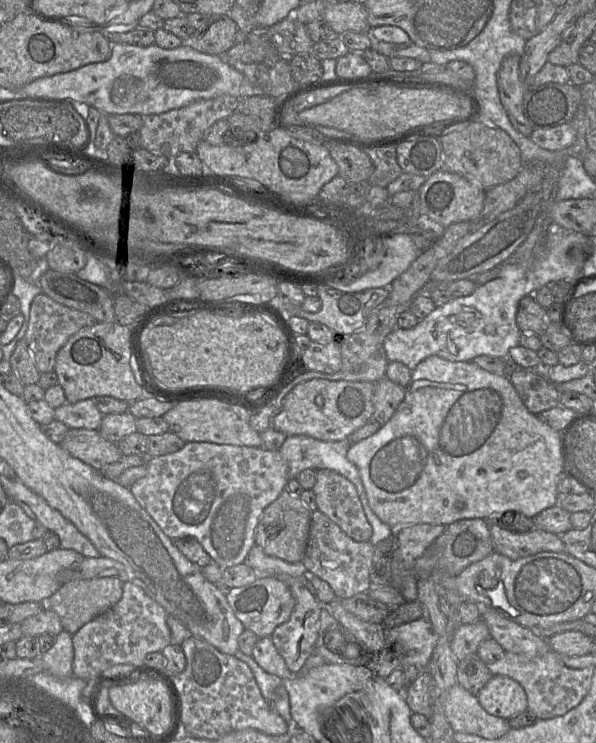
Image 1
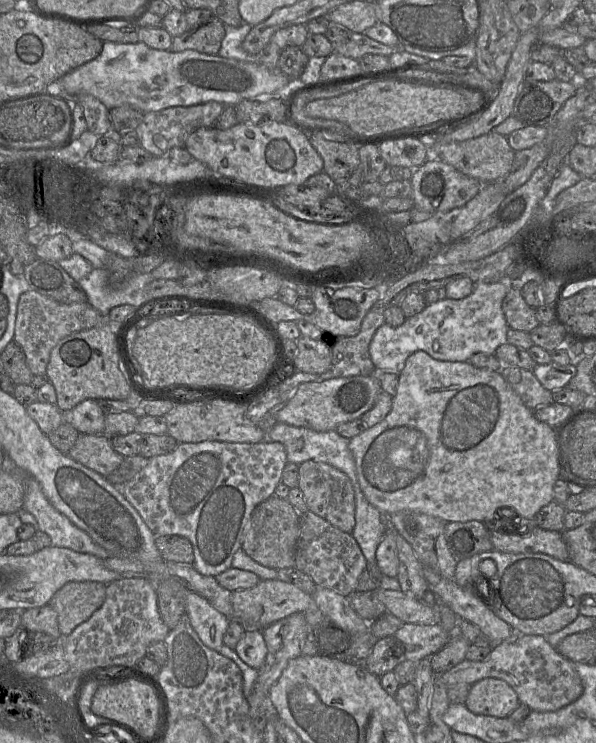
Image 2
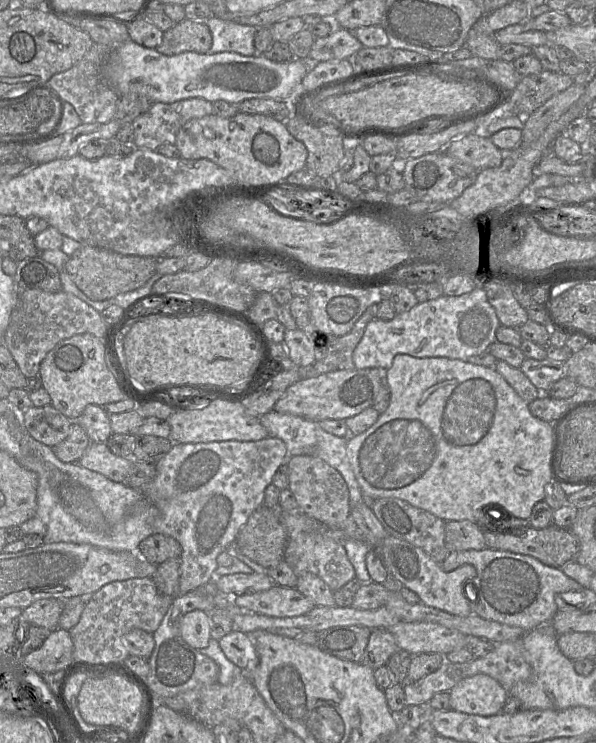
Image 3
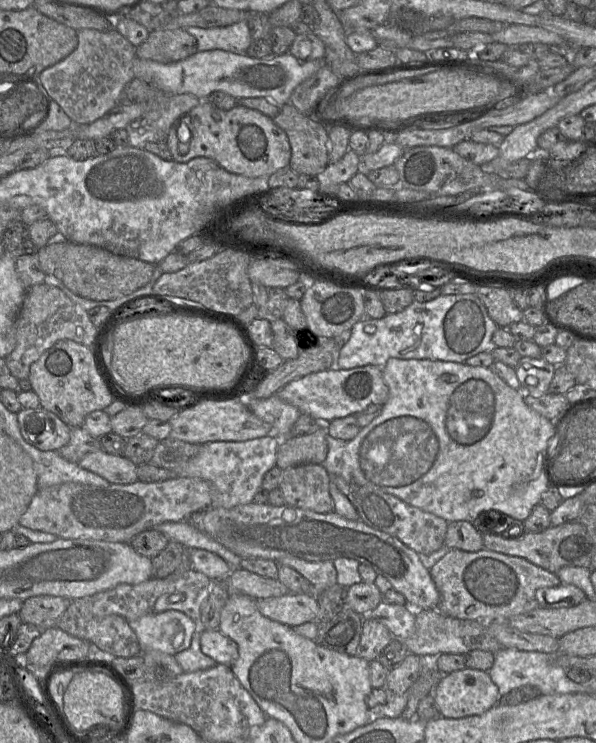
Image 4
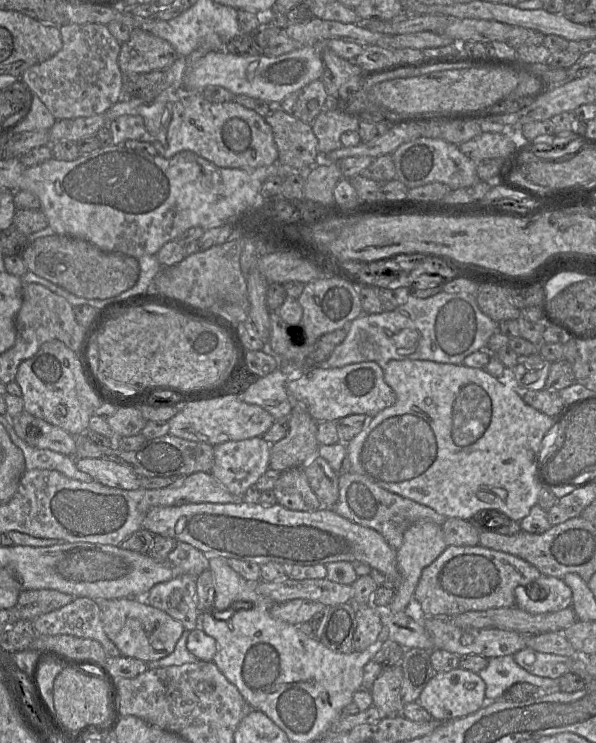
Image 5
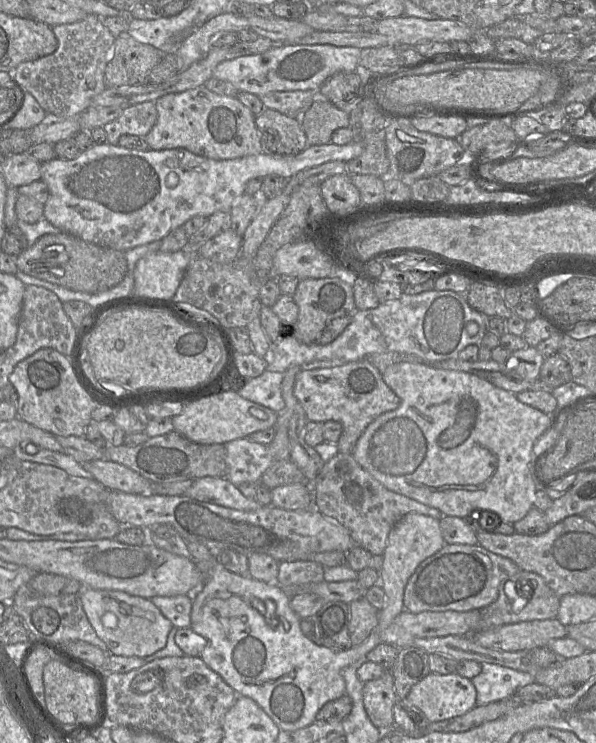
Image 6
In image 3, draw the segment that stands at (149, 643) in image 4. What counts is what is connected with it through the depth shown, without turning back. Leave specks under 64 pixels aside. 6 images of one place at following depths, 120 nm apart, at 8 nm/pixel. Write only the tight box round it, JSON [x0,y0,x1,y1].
[180,610,211,650]

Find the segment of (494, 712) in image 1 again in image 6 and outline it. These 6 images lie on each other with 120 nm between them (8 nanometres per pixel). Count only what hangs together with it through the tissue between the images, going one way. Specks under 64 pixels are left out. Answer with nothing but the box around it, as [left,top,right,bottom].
[405,672,476,722]

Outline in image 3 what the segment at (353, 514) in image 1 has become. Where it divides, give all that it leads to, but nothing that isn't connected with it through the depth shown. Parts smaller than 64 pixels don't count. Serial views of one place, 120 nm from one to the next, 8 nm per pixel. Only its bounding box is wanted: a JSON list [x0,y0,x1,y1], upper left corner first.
[288,456,351,528]

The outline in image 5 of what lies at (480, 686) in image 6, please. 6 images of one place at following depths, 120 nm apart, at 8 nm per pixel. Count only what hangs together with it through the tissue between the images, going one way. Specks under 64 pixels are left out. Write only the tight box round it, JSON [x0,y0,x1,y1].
[477,655,560,702]

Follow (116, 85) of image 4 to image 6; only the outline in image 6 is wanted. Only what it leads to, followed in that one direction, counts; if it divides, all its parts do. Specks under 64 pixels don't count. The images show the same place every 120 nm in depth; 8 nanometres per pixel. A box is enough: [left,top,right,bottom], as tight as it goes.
[13,14,115,117]

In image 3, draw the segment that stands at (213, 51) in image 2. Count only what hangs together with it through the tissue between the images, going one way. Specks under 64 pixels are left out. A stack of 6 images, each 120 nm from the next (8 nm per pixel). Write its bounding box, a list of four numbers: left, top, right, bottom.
[155,19,212,56]

